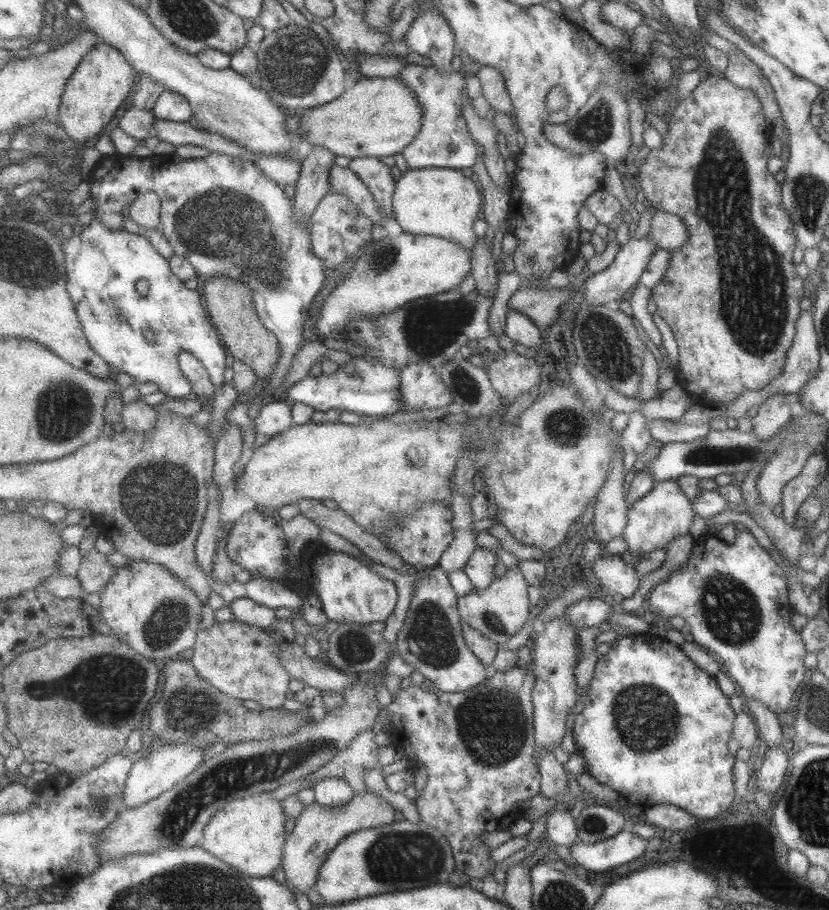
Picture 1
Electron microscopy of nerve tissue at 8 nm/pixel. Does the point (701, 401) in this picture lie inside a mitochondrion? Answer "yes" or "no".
no

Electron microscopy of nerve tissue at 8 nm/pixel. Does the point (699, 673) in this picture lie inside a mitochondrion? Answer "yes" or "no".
no

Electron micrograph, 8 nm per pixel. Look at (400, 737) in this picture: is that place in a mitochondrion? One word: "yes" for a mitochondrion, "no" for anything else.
no

